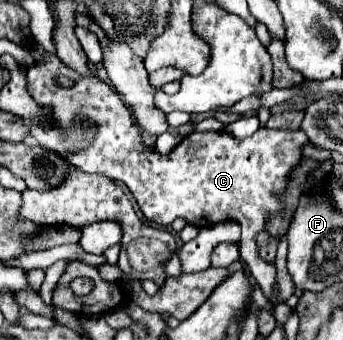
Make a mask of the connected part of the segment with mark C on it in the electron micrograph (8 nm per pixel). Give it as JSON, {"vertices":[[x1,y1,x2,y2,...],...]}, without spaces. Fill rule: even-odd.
{"vertices":[[42,46,30,50,30,54,36,64,26,70,28,92,36,102,50,104,54,108,54,126,46,128,32,122,32,136,44,148,58,152,78,170,124,182,148,222,168,226,182,216,188,224,204,228,224,220,236,220,242,229,241,259,268,300,274,300,276,268,260,258,256,234,266,230,266,220,274,212,282,212,282,200,278,194,286,190,290,172,298,168,304,158,302,150,310,144,302,128,258,128,244,140,238,140,226,132,192,132,168,156,150,154,142,144,138,126,132,124,126,104,112,86,94,76,82,78,62,64,56,54,50,54,48,60,42,62],[60,76,66,76,74,84,70,88,62,88,56,84]]}

